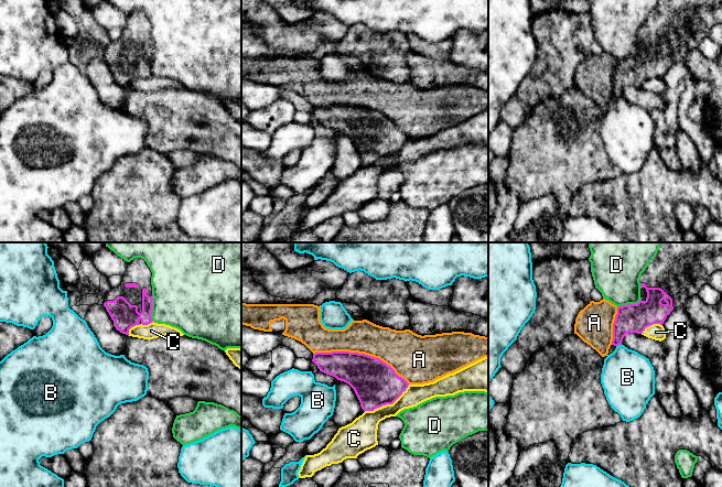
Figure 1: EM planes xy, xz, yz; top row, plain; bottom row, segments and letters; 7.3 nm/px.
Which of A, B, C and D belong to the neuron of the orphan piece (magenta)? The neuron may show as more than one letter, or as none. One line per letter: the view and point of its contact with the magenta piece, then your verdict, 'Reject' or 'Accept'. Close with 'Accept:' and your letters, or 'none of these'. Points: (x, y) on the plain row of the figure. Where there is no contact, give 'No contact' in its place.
A: Touches magenta at xz (362, 107). Reject
B: Touches magenta at yz (618, 97). Reject
C: Touches magenta at xz (387, 157). Reject
D: Touches magenta at xy (151, 62). Reject
Accept: none of these

